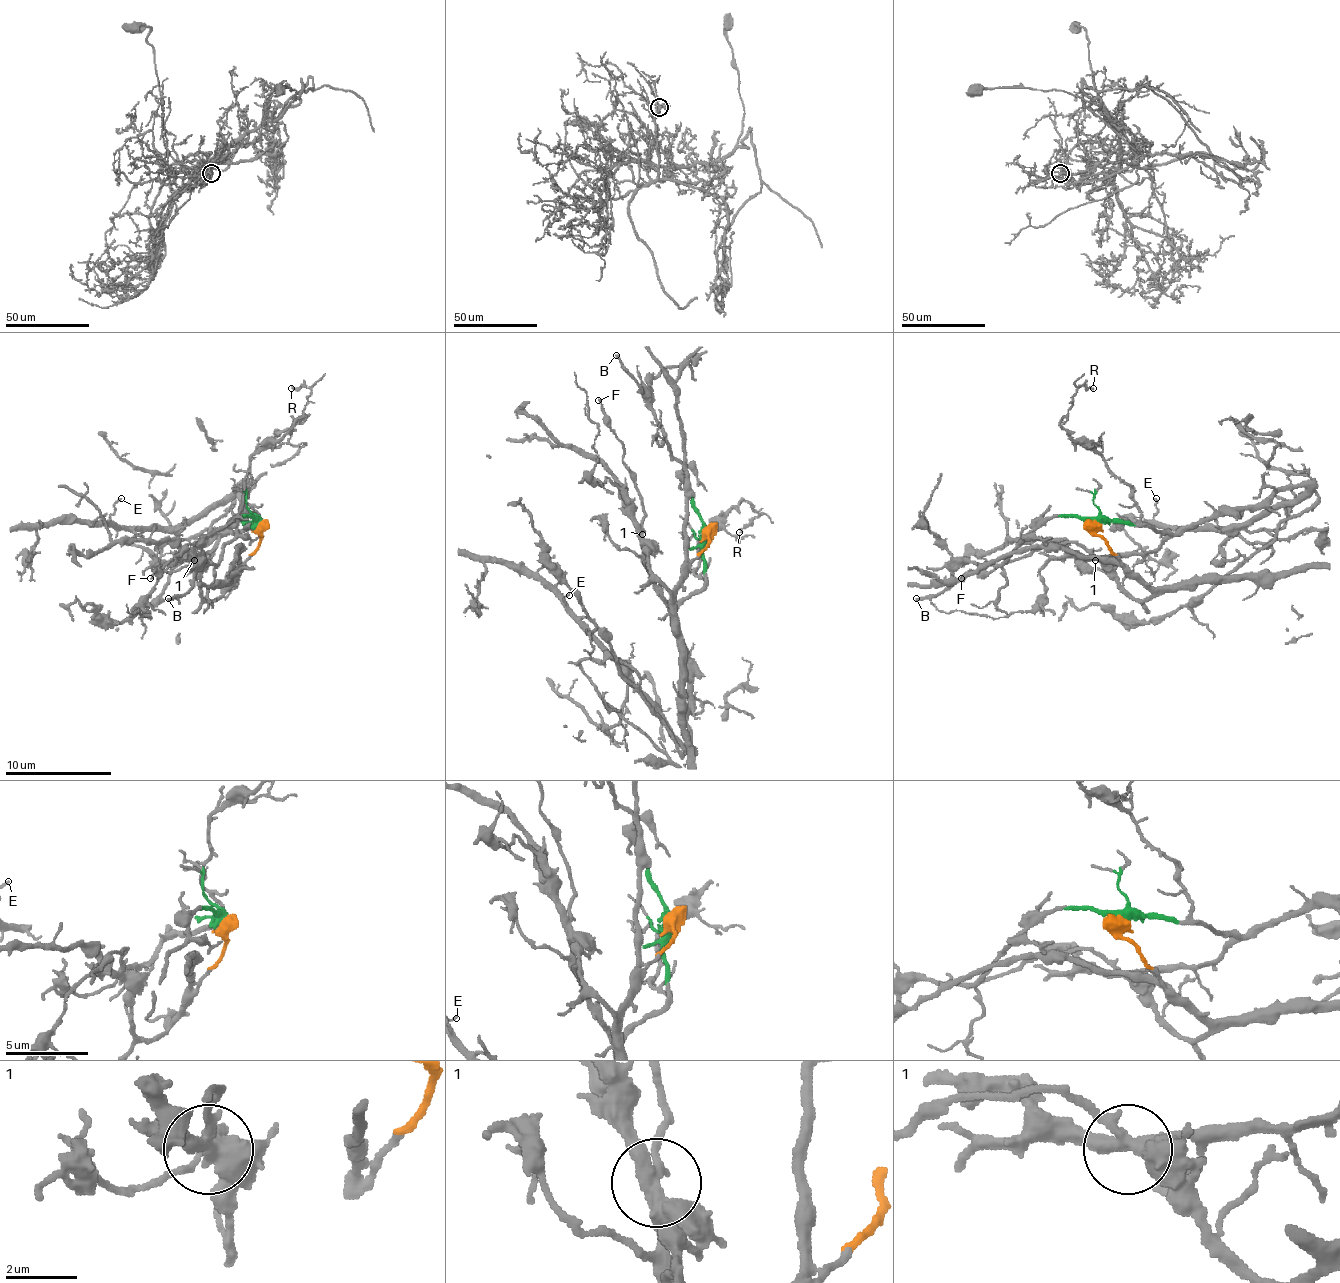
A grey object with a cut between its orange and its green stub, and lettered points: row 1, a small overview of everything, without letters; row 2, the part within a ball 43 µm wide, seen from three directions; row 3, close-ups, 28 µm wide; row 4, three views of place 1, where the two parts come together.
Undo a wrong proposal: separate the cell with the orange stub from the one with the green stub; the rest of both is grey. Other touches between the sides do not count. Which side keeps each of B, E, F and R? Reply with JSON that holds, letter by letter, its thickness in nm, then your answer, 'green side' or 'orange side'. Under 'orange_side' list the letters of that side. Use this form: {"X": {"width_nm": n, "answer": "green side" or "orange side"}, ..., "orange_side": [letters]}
{"B": {"width_nm": 190, "answer": "green side"}, "E": {"width_nm": 120, "answer": "green side"}, "F": {"width_nm": 120, "answer": "orange side"}, "R": {"width_nm": 180, "answer": "green side"}, "orange_side": ["F"]}

